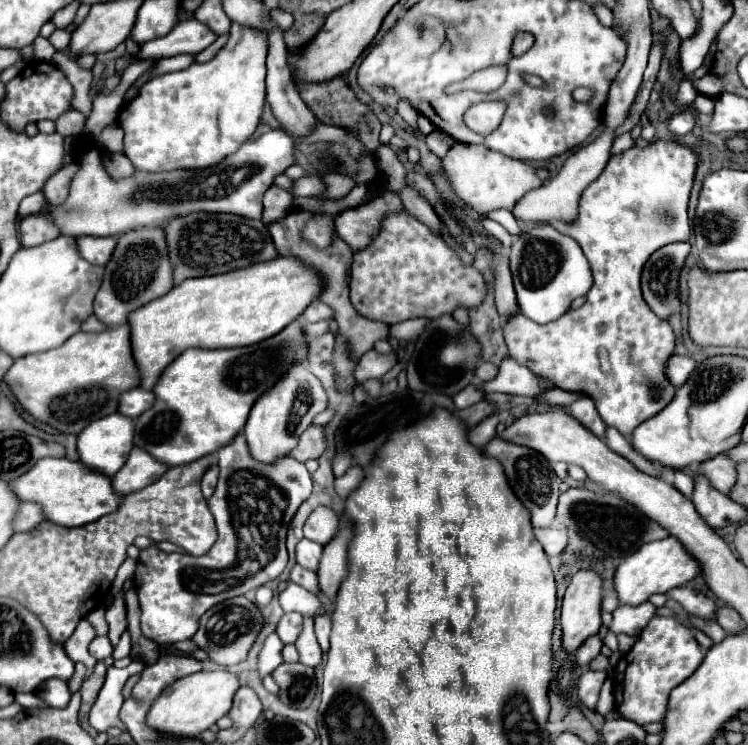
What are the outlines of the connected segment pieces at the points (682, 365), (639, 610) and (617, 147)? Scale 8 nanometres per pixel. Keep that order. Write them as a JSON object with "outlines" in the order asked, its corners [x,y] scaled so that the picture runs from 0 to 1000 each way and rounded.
{"outlines":[[[[901,475],[893,483],[893,491],[890,491],[893,510],[906,521],[906,518],[912,518],[922,507],[922,502],[930,497],[930,491],[933,491],[933,486],[928,481],[914,481],[914,478]]],[[[861,808],[856,813],[826,813],[821,821],[818,821],[821,832],[818,832],[818,840],[816,846],[821,851],[856,851],[856,846],[877,827],[877,813],[869,811],[869,808]]],[[[837,177],[837,180],[829,180],[829,183],[821,188],[818,207],[829,207],[829,204],[834,204],[834,201],[845,199],[845,196],[848,196],[848,185],[845,185],[845,180],[842,180],[842,177]]]]}

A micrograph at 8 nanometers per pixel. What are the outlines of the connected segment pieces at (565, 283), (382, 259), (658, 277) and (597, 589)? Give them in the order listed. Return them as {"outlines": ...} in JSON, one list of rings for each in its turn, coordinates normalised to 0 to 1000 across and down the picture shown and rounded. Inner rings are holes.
{"outlines":[[[[733,301],[706,303],[682,333],[682,365],[687,373],[695,419],[717,435],[733,435],[759,419],[762,405],[791,387],[791,362],[773,325]]],[[[545,285],[513,293],[500,325],[473,341],[468,405],[473,405],[479,421],[495,430],[529,435],[543,427],[583,427],[594,419],[604,421],[610,411],[636,411],[647,392],[644,368],[620,357],[591,319],[580,317]]],[[[901,325],[880,333],[861,354],[858,395],[869,416],[885,430],[893,430],[898,421],[909,421],[912,416],[906,373],[920,341],[920,325]]],[[[778,765],[773,768],[762,787],[757,789],[751,816],[749,816],[749,840],[751,840],[751,870],[757,875],[770,875],[791,851],[799,851],[802,835],[802,805],[805,805],[805,776],[797,768]]]]}

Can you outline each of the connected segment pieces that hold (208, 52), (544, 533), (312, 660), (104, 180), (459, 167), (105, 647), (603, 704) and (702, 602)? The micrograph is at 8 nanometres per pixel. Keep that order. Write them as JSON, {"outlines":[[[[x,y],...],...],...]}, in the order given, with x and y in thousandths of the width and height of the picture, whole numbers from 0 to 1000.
{"outlines":[[[[299,46],[299,48],[291,48],[291,54],[289,54],[283,62],[278,62],[273,70],[267,70],[265,75],[259,75],[259,81],[262,81],[262,83],[275,83],[275,81],[281,81],[281,78],[299,62],[299,54],[305,54],[302,46]]],[[[733,709],[733,711],[714,711],[714,714],[717,714],[717,722],[722,725],[722,730],[727,733],[727,741],[733,746],[746,746],[759,733],[759,717],[754,711]]],[[[406,827],[406,838],[404,838],[404,848],[396,859],[396,870],[401,878],[401,889],[409,894],[425,894],[430,886],[430,872],[422,862],[420,854],[420,832],[414,827]]],[[[361,174],[345,188],[326,191],[316,207],[302,209],[294,220],[267,228],[193,231],[179,228],[171,239],[150,239],[136,217],[136,203],[126,195],[104,193],[100,209],[104,231],[94,244],[94,260],[83,274],[70,274],[56,258],[35,263],[24,277],[24,290],[64,285],[86,317],[158,317],[187,303],[225,301],[257,285],[310,285],[348,295],[350,263],[364,250],[366,236],[393,220],[393,191],[380,174]]],[[[607,193],[591,217],[599,242],[610,260],[636,279],[636,285],[652,285],[658,279],[676,279],[687,282],[690,271],[706,260],[709,255],[721,252],[725,242],[718,236],[717,227],[698,215],[679,212],[668,204],[652,201],[650,196],[631,196],[631,193]]],[[[128,854],[120,864],[120,878],[131,886],[139,886],[139,883],[150,881],[150,864],[147,864],[144,854]]],[[[813,910],[810,915],[807,915],[807,923],[805,923],[805,929],[802,929],[802,940],[799,940],[799,948],[797,948],[797,953],[802,956],[802,958],[810,958],[813,953],[818,953],[821,950],[821,934],[818,934],[818,913]]],[[[901,789],[893,795],[893,800],[898,800],[904,808],[909,808],[925,827],[933,827],[939,832],[955,832],[957,830],[957,808],[930,792],[920,792],[920,789]]]]}

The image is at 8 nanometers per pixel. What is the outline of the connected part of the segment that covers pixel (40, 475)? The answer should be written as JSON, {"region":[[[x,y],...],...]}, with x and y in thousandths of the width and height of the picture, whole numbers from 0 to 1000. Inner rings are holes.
{"region":[[[53,615],[43,631],[27,642],[19,642],[19,647],[11,652],[24,671],[53,677],[59,693],[83,706],[110,706],[126,701],[155,685],[160,674],[160,666],[150,663],[147,642],[139,642],[139,636],[128,636],[123,631],[112,631],[107,620],[94,620],[88,615]]]}

